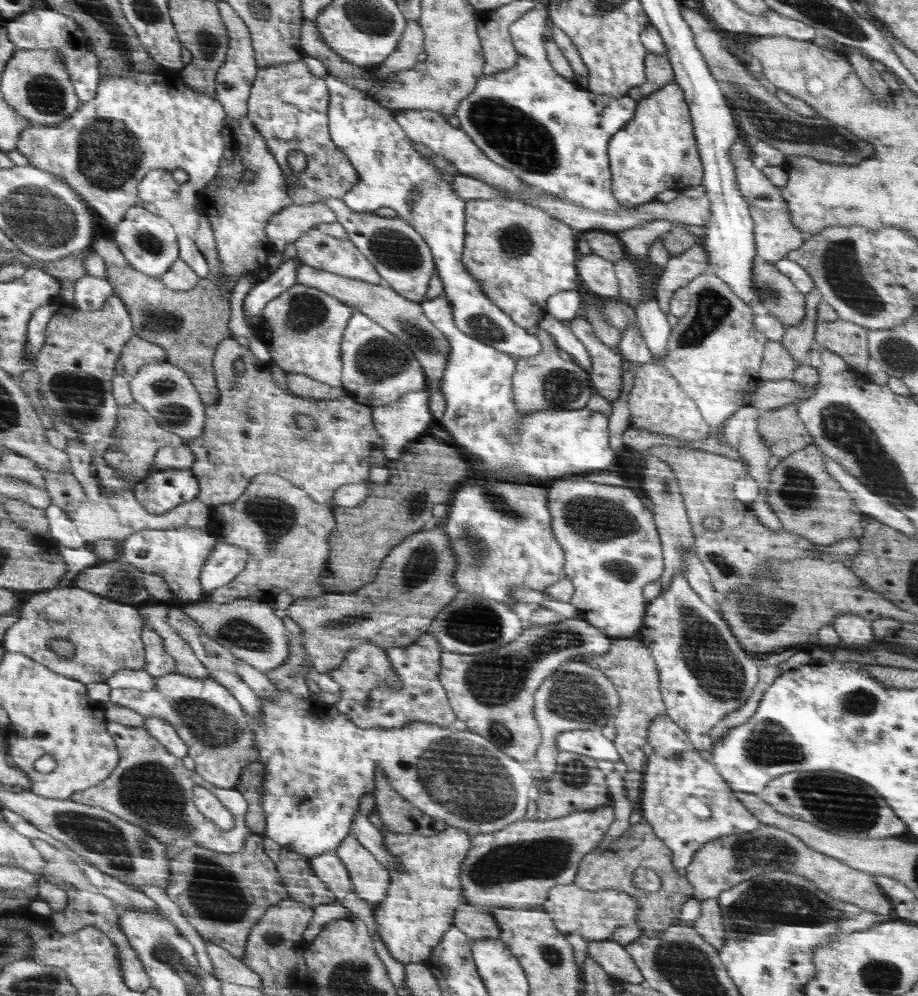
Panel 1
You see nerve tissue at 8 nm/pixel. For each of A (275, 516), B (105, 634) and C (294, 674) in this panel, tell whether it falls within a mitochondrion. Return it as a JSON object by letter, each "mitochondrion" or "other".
{"A":"mitochondrion","B":"other","C":"mitochondrion"}

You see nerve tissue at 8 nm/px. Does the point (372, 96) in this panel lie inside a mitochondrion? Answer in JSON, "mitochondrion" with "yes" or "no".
{"mitochondrion":"no"}

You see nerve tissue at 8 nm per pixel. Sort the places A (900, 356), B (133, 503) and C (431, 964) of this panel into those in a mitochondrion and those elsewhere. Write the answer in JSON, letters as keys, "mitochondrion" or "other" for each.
{"A":"mitochondrion","B":"other","C":"other"}

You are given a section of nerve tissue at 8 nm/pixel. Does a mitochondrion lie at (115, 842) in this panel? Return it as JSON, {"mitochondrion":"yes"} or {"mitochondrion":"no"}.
{"mitochondrion":"yes"}

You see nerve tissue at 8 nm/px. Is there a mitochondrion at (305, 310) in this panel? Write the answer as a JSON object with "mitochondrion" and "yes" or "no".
{"mitochondrion":"yes"}

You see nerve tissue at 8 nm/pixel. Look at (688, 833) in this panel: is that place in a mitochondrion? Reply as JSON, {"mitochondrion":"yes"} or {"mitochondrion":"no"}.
{"mitochondrion":"no"}

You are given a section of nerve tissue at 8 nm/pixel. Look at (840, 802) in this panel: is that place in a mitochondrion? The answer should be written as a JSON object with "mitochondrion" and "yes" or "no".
{"mitochondrion":"yes"}

